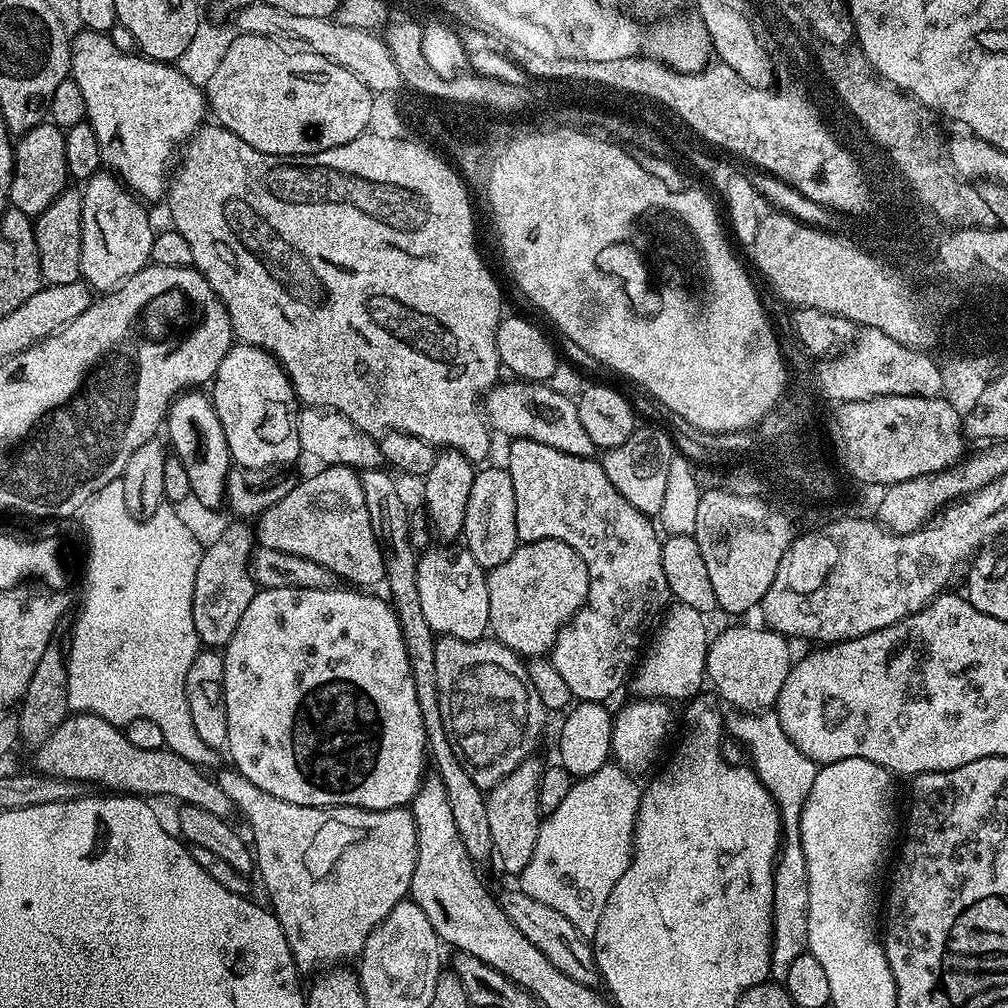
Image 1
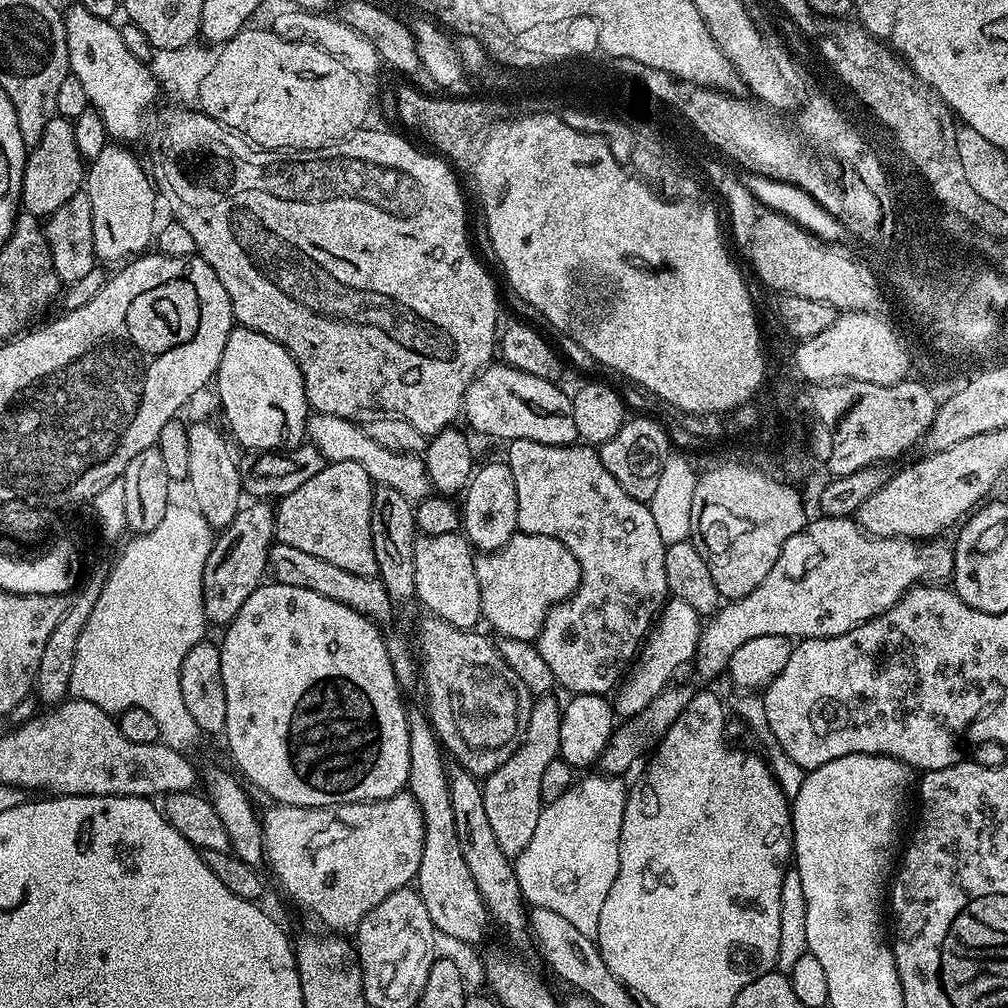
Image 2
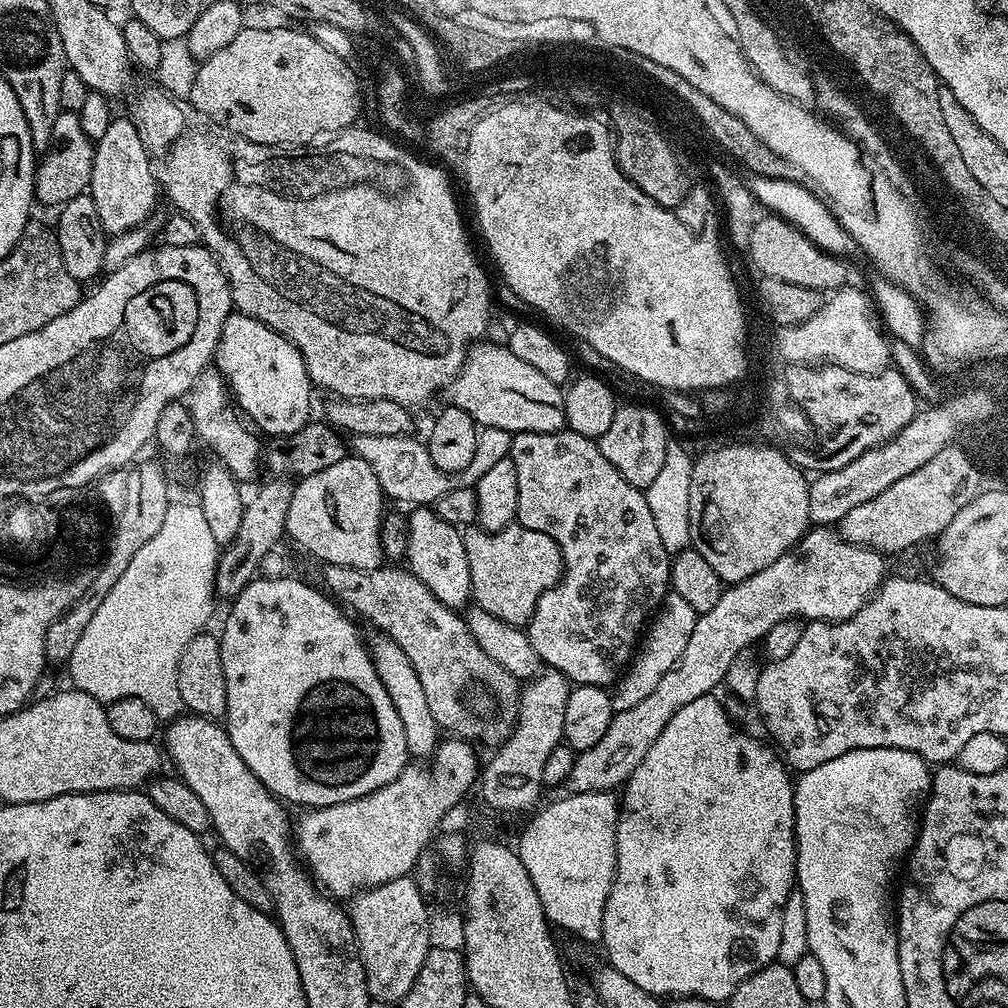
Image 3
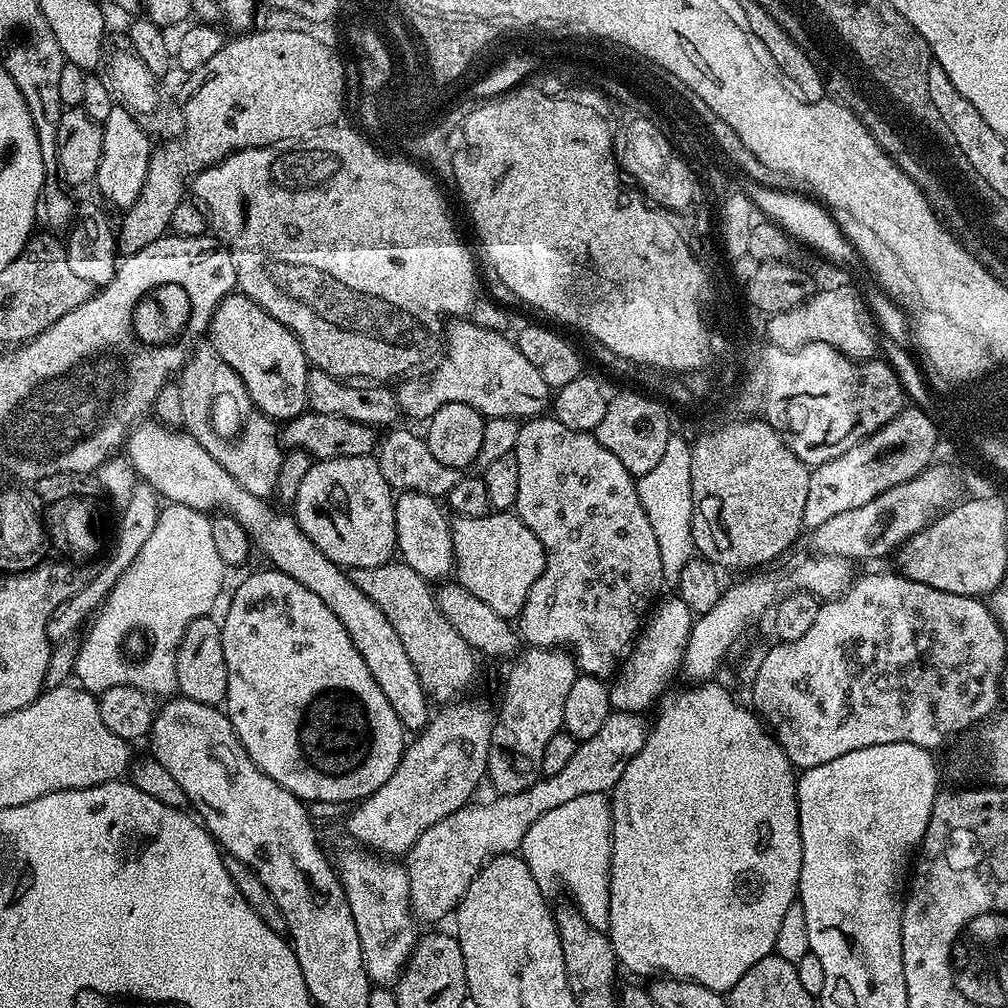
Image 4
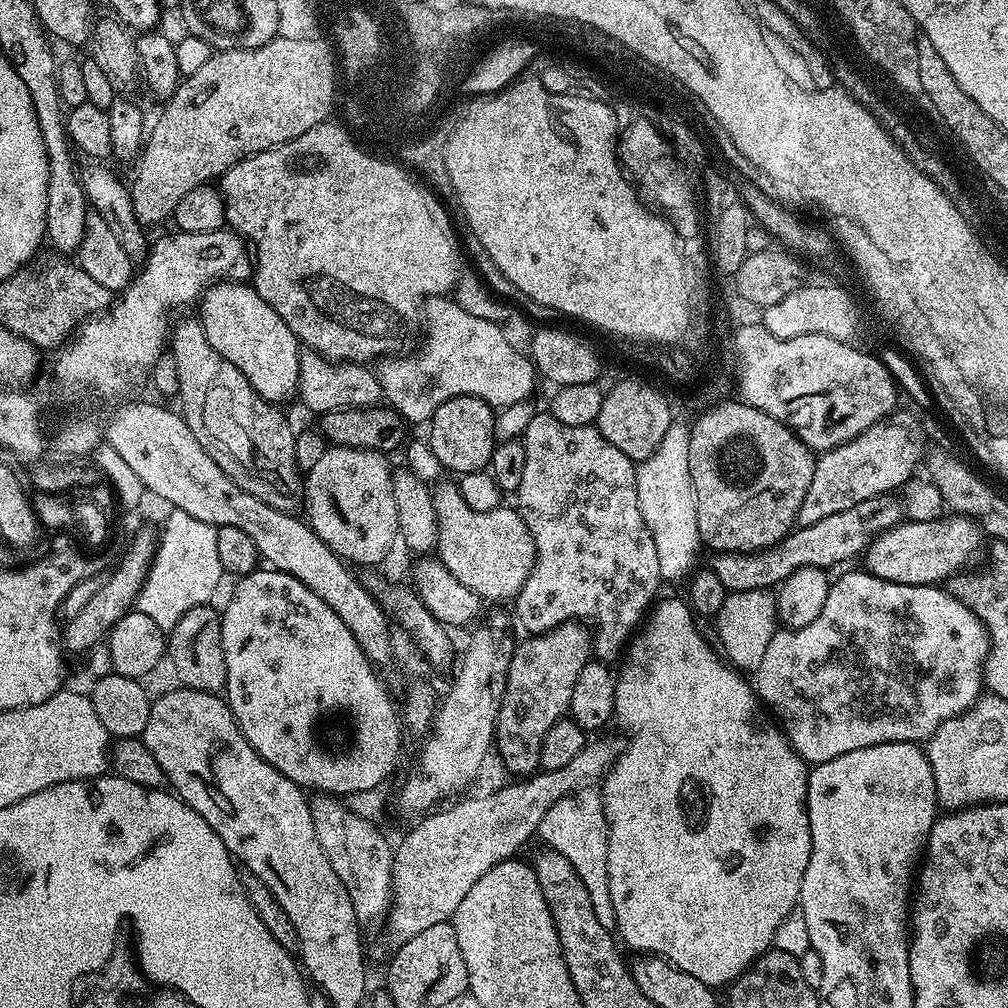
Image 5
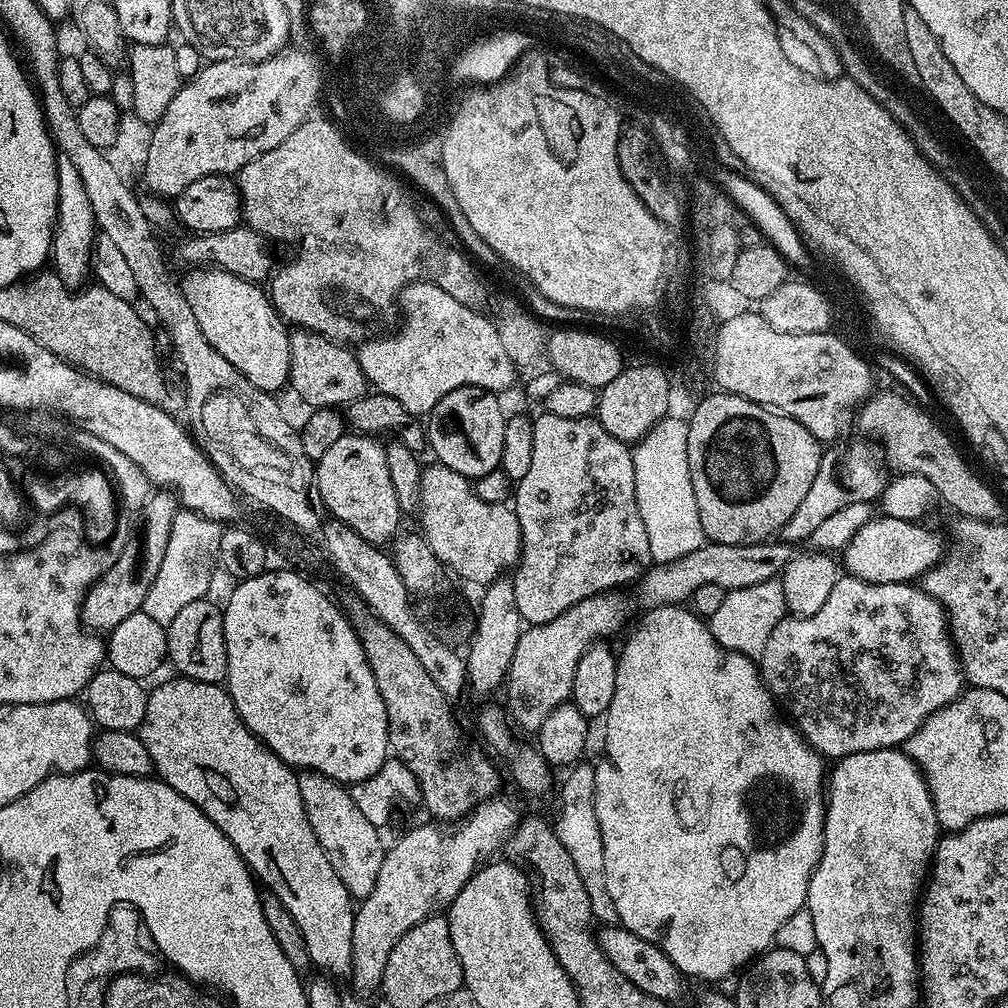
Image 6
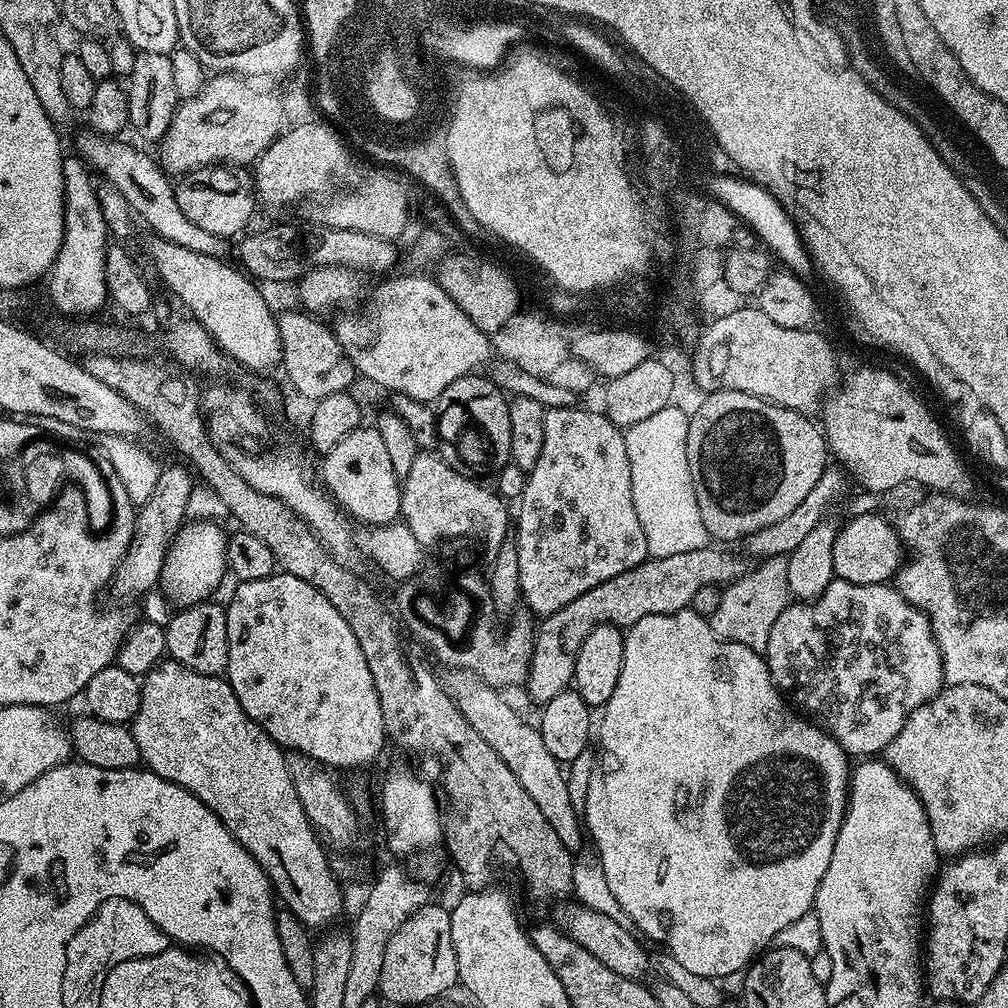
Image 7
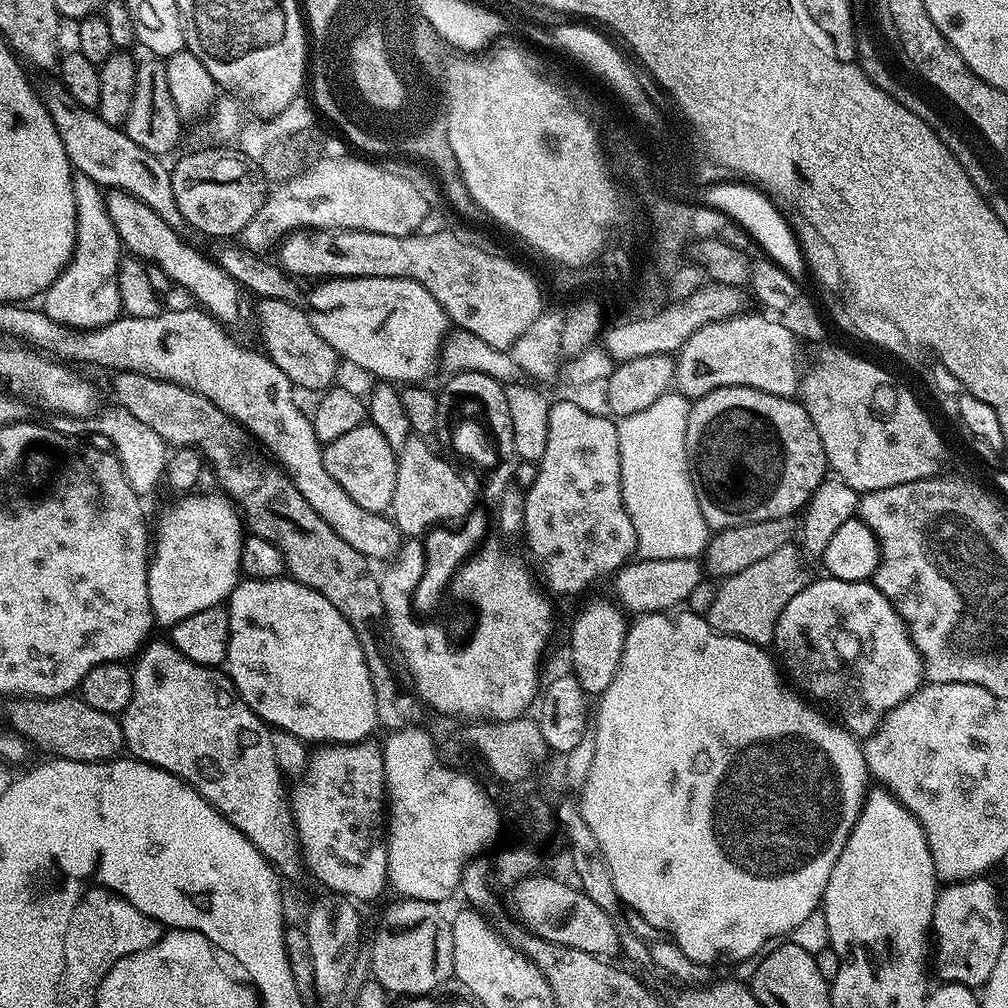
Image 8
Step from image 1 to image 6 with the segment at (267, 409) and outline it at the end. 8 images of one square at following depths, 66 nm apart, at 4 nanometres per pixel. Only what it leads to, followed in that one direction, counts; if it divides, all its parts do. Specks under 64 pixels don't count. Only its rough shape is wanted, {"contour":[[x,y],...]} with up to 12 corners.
{"contour":[[196,266],[180,291],[206,342],[273,394],[290,328],[259,283]]}

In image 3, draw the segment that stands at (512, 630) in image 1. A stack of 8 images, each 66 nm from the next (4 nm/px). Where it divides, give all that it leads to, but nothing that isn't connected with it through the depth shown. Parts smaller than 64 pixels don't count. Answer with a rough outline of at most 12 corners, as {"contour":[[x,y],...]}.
{"contour":[[463,529],[471,599],[527,625],[564,574],[546,534]]}

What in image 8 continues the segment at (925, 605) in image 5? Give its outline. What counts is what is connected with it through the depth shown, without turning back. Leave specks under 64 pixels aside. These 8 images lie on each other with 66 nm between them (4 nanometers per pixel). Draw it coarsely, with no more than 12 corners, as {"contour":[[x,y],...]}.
{"contour":[[805,583],[782,610],[787,679],[853,736],[925,683],[875,583]]}

